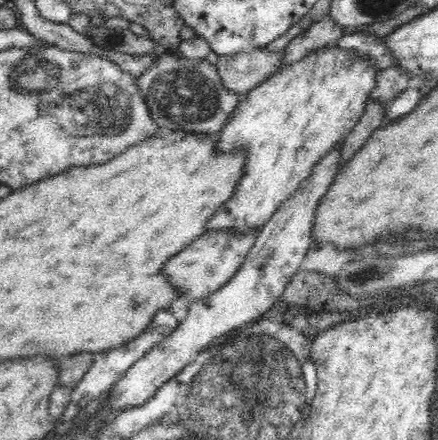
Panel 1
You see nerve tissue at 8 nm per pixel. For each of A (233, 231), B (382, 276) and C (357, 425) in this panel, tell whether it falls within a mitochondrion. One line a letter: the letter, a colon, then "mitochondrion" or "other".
A: other
B: mitochondrion
C: other

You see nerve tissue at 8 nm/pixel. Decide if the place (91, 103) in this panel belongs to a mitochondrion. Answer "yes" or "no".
yes

